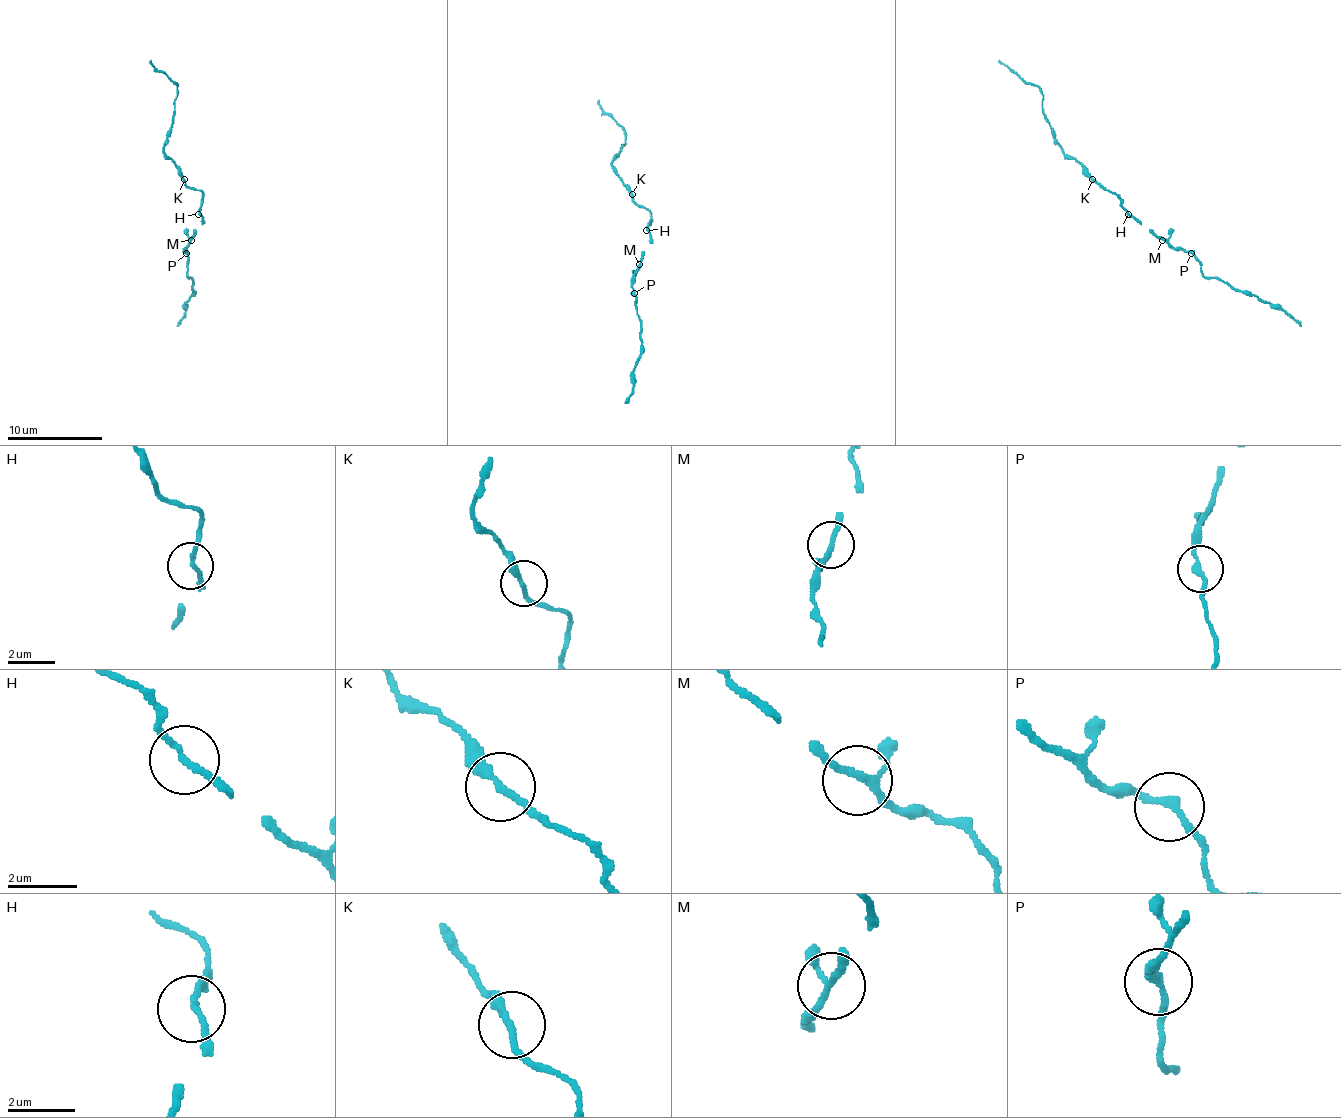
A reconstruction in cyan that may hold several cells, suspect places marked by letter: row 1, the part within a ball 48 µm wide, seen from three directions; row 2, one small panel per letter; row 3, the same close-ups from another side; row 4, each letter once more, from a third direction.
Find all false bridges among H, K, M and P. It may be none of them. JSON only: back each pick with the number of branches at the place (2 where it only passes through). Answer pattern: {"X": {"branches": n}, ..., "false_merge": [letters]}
{"false_merge": []}

